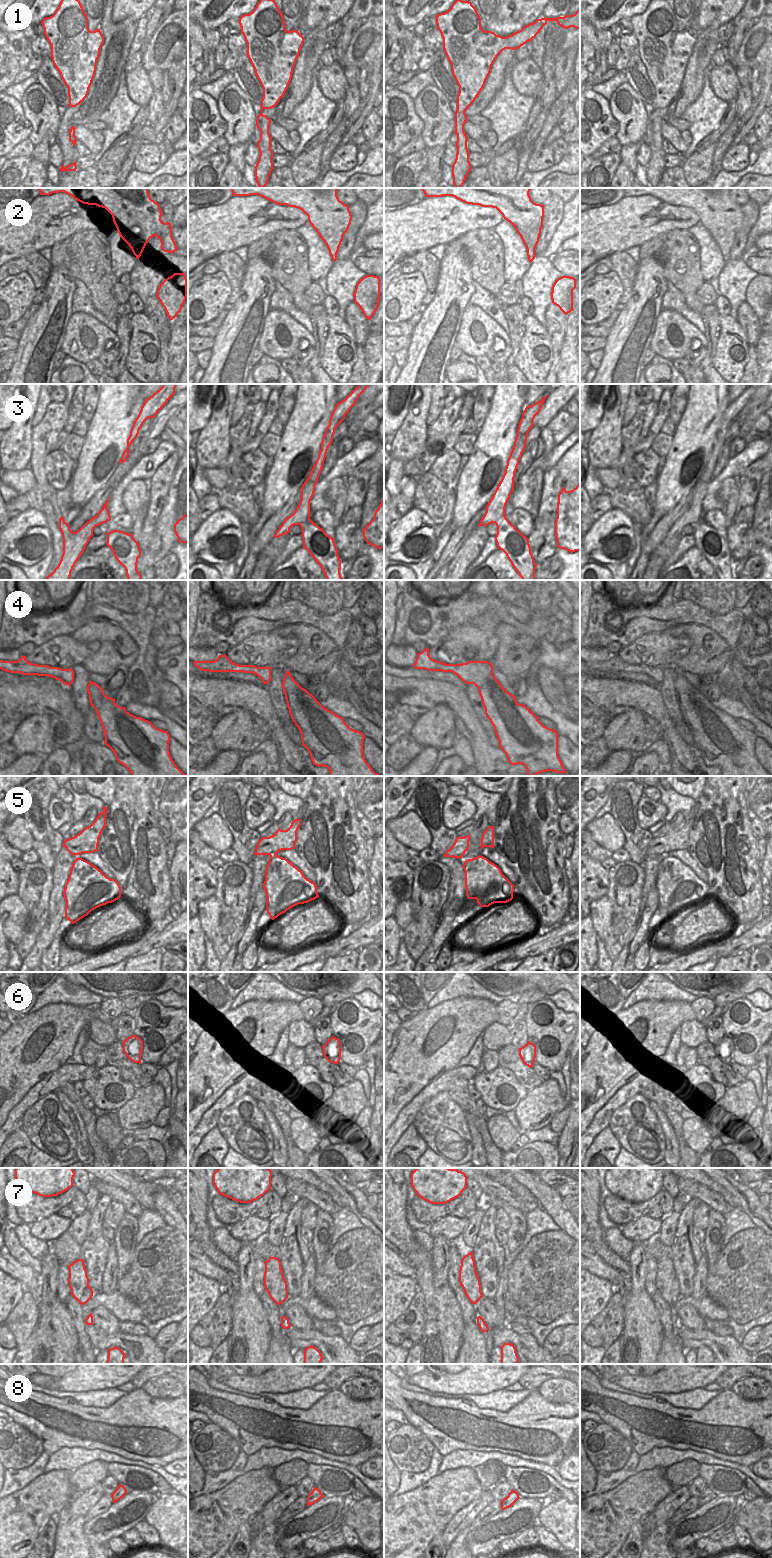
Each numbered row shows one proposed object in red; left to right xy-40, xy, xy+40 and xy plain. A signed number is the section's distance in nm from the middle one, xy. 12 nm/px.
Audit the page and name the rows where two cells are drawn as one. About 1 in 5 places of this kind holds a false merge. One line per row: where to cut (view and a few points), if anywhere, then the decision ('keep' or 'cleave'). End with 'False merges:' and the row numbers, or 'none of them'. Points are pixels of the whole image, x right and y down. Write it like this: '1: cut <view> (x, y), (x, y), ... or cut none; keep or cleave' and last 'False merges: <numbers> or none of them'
1: cut none; keep
2: cut none; keep
3: cut xy (309, 517), (298, 524); cleave
4: cut none; keep
5: cut xy (278, 856), (270, 857); cleave
6: cut none; keep
7: cut none; keep
8: cut none; keep
False merges: 3, 5

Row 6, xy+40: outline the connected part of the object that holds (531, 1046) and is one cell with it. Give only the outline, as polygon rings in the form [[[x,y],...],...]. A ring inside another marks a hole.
[[[528,1041],[523,1047],[519,1048],[518,1050],[522,1062],[526,1066],[532,1068],[536,1058],[536,1046]]]

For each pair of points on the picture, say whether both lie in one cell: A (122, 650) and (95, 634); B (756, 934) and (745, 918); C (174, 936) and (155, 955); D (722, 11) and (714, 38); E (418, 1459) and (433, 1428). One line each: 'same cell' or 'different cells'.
A: same cell
B: different cells
C: different cells
D: different cells
E: different cells

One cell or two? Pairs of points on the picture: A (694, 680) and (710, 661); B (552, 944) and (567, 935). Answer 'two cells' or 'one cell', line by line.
A: two cells
B: one cell

